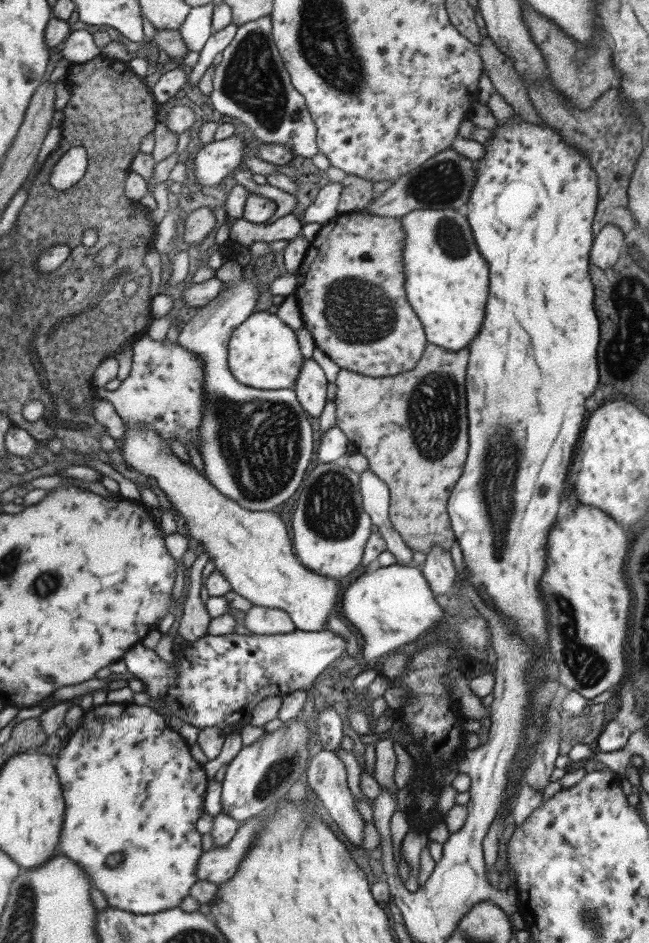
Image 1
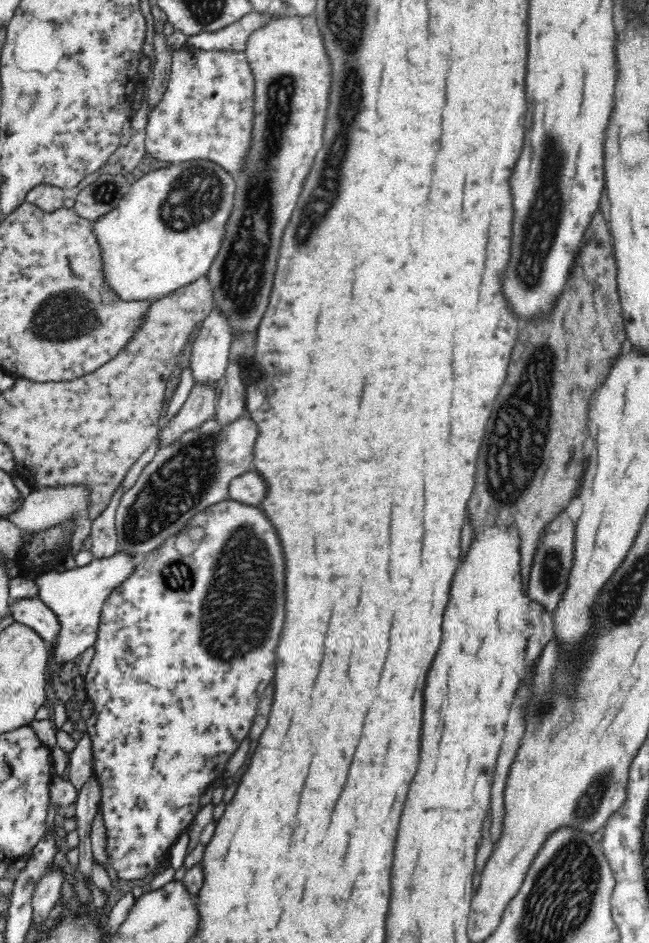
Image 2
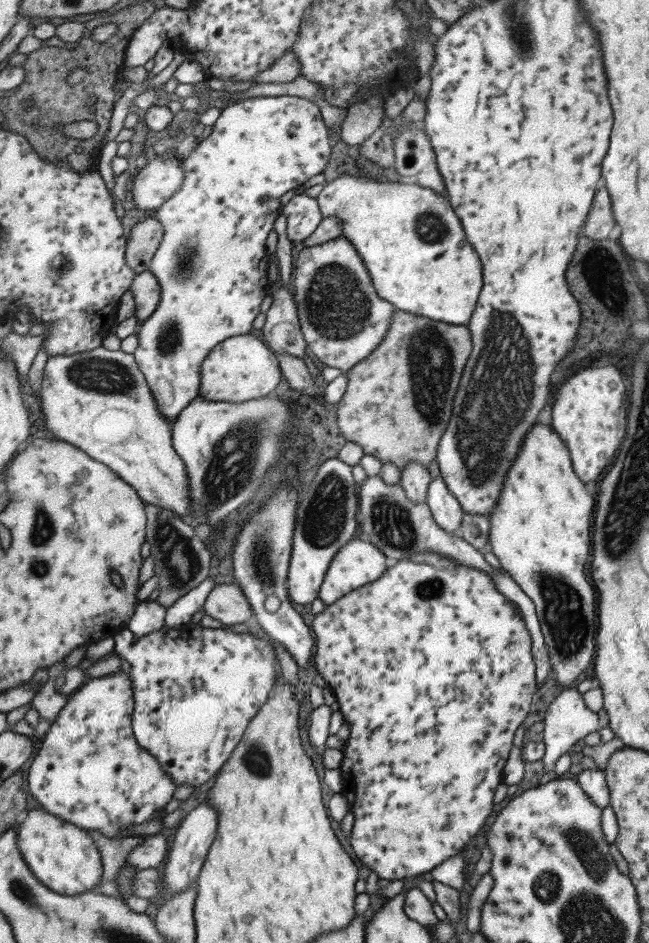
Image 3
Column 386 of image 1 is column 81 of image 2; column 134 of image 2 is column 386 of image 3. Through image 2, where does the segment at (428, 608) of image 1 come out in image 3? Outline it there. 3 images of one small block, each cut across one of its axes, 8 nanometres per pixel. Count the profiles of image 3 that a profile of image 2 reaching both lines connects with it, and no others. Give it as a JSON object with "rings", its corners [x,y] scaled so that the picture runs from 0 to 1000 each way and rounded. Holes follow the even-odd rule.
{"rings":[[[544,572],[519,582],[519,585],[512,590],[488,628],[488,633],[501,642],[515,639],[525,632],[545,627],[550,622],[579,616],[582,611],[592,609],[596,596],[599,595],[592,587],[570,575]]]}

